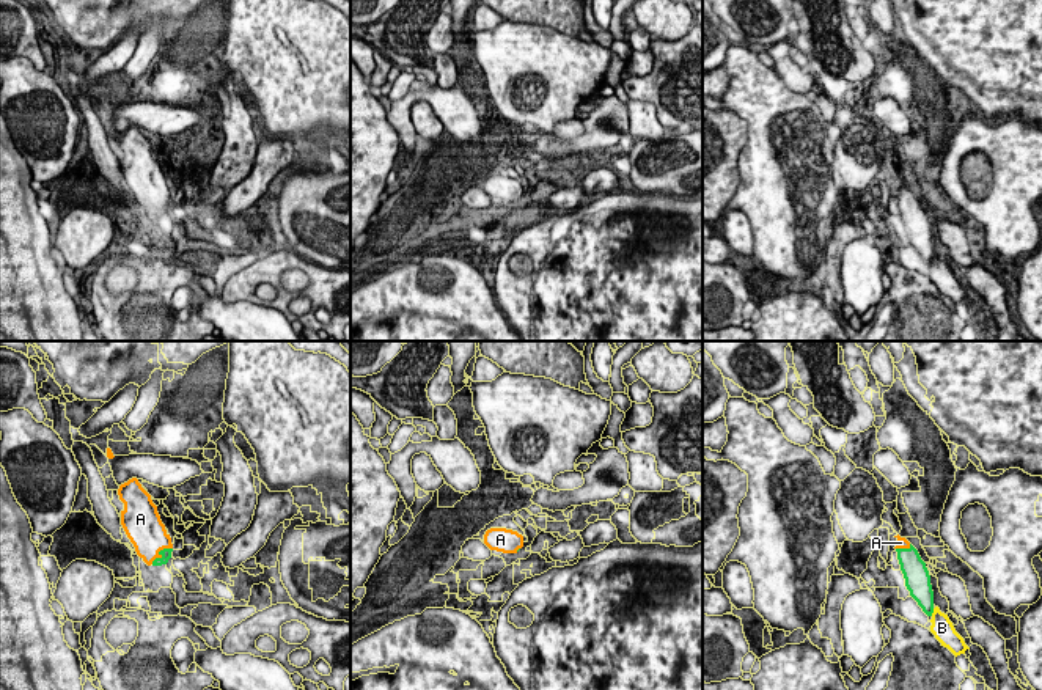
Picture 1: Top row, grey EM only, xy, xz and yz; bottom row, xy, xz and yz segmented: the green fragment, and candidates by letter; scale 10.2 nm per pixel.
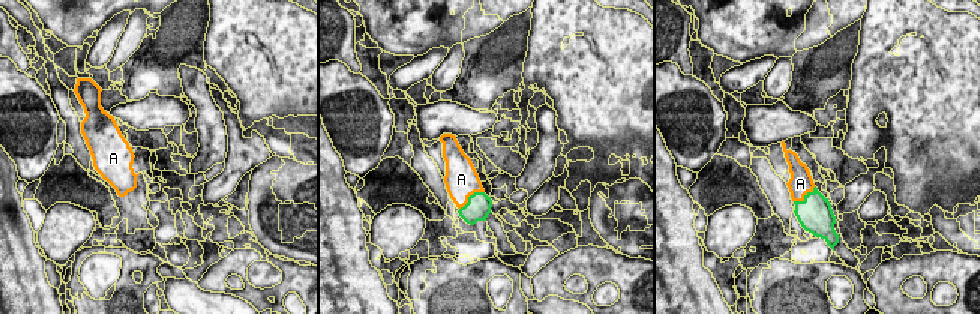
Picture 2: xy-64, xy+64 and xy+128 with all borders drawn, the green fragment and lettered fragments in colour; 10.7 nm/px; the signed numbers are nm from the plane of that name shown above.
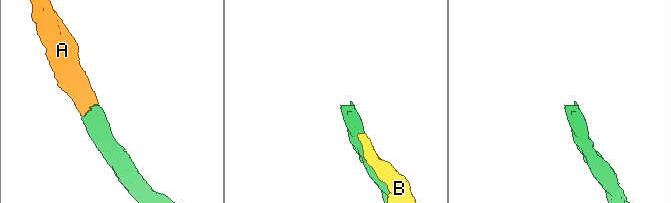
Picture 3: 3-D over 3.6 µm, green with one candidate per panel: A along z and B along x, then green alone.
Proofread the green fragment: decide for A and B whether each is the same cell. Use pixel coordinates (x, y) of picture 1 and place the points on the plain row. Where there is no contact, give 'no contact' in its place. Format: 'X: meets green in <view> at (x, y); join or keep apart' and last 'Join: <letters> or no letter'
A: meets green in xy at (159, 200); join
B: meets green in yz at (932, 260); keep apart
Join: A

